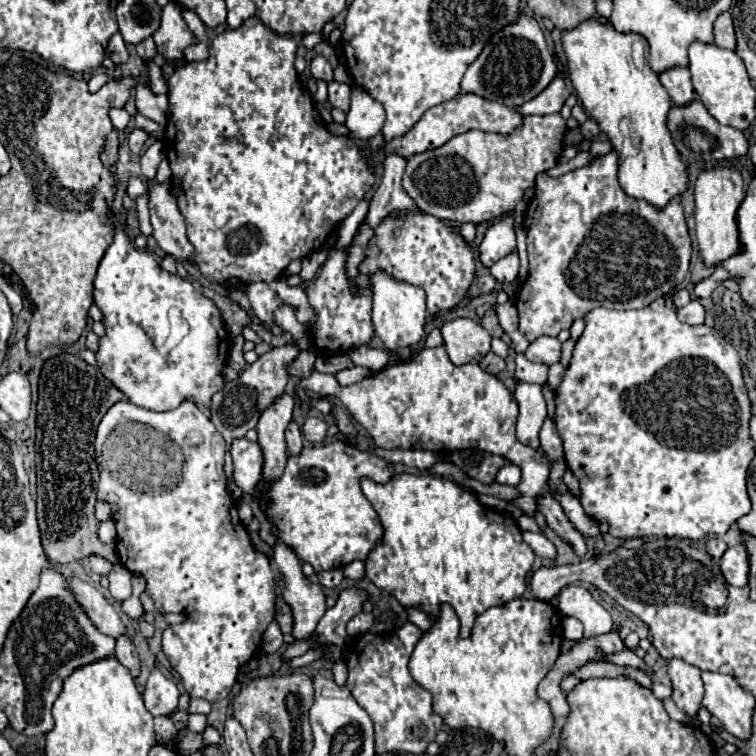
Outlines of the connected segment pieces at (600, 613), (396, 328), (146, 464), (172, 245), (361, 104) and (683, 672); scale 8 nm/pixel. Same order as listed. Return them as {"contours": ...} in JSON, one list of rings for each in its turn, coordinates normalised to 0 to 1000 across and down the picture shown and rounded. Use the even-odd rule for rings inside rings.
{"contours":[[[[753,774],[739,782],[737,787],[737,808],[742,813],[763,816],[771,827],[771,843],[767,847],[746,845],[742,856],[743,862],[753,861],[762,851],[771,849],[779,843],[792,843],[811,835],[811,819],[806,808],[800,808],[774,776]]],[[[499,358],[491,366],[491,385],[493,385],[493,411],[491,411],[491,427],[496,435],[496,443],[507,451],[512,462],[528,462],[541,459],[552,454],[560,446],[560,430],[562,430],[562,385],[557,380],[549,380],[536,372],[525,372],[509,358]]],[[[155,530],[134,554],[131,567],[127,570],[126,579],[126,608],[131,615],[131,626],[134,626],[134,636],[128,644],[128,660],[131,663],[142,663],[149,673],[149,689],[155,694],[155,731],[160,745],[173,755],[173,758],[187,758],[194,766],[194,787],[202,792],[205,806],[213,811],[242,811],[247,813],[247,819],[242,824],[234,827],[221,827],[216,835],[216,861],[224,869],[229,885],[239,893],[239,903],[245,909],[245,914],[253,922],[269,922],[279,930],[292,927],[303,919],[306,909],[311,906],[313,898],[313,888],[319,880],[324,880],[335,864],[340,861],[340,856],[345,853],[348,837],[353,832],[353,827],[361,821],[364,816],[364,758],[356,747],[356,739],[335,726],[335,718],[313,681],[313,673],[306,663],[306,655],[300,649],[300,636],[298,636],[298,623],[295,623],[295,604],[300,597],[300,586],[295,581],[295,575],[284,567],[284,562],[279,560],[279,554],[253,530],[239,533],[234,541],[226,544],[197,544],[197,541],[187,541],[173,536],[171,530]]],[[[202,242],[197,247],[197,279],[202,292],[202,313],[210,327],[231,343],[253,343],[255,327],[245,311],[242,284],[231,269],[224,242]]],[[[467,115],[464,118],[464,144],[456,160],[462,179],[470,184],[485,187],[504,176],[507,163],[509,163],[509,147],[504,136],[499,136],[478,115]]],[[[893,869],[882,874],[882,890],[890,903],[890,919],[888,919],[890,927],[909,946],[919,948],[927,935],[927,925],[930,925],[927,885]]]]}

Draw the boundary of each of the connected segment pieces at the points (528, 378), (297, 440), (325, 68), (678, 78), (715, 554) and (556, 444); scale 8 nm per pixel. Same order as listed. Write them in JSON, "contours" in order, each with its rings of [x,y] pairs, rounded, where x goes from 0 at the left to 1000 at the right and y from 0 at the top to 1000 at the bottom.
{"contours":[[[[689,467],[681,472],[681,480],[684,480],[684,491],[681,491],[684,507],[713,507],[713,509],[718,509],[724,504],[724,488],[726,488],[724,483],[702,480]]],[[[385,557],[382,565],[377,567],[377,581],[380,581],[380,594],[385,602],[393,602],[401,594],[401,575],[390,557]]],[[[419,73],[414,81],[411,81],[411,101],[405,110],[405,115],[411,127],[415,126],[415,122],[419,118],[418,107],[425,106],[430,110],[440,107],[440,89],[435,86],[435,81],[425,73]]],[[[890,89],[885,94],[877,94],[872,99],[874,112],[882,118],[888,134],[893,139],[911,139],[914,134],[919,134],[919,118],[914,110],[914,97],[906,89]]],[[[938,710],[938,713],[935,713],[935,731],[938,731],[946,742],[954,739],[954,734],[959,731],[959,726],[962,726],[962,721],[959,721],[959,716],[954,716],[951,710]]],[[[724,552],[718,565],[716,565],[716,594],[721,597],[721,602],[729,607],[729,610],[739,610],[745,607],[745,586],[737,575],[737,567],[734,567],[734,560]]]]}

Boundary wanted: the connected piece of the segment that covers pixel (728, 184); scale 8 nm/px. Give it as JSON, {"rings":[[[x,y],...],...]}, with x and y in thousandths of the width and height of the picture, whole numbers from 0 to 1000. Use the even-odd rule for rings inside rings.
{"rings":[[[948,221],[943,226],[930,226],[919,242],[919,295],[922,319],[927,329],[927,345],[935,353],[946,353],[959,343],[980,335],[975,276],[985,261],[980,231],[962,221]]]}

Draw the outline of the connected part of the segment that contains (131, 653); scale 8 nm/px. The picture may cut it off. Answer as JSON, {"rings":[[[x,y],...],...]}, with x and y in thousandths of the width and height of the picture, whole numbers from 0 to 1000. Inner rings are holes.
{"rings":[[[157,840],[152,851],[152,869],[173,888],[176,896],[184,893],[184,872],[179,864],[179,856],[168,840]]]}

